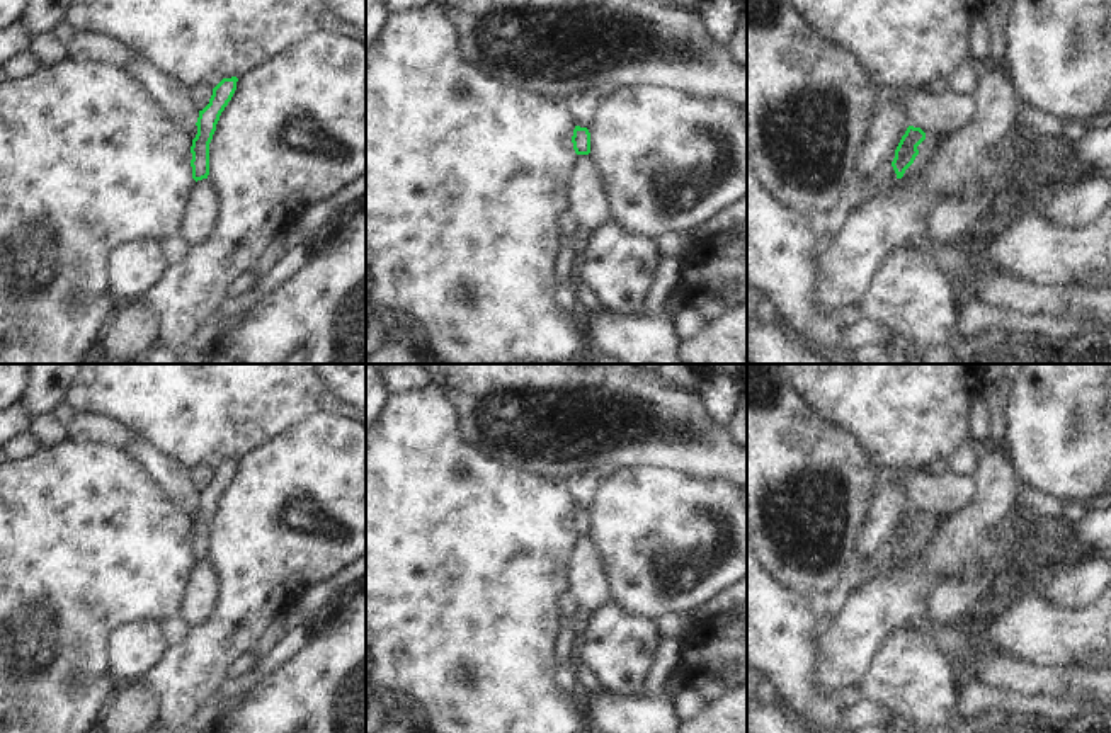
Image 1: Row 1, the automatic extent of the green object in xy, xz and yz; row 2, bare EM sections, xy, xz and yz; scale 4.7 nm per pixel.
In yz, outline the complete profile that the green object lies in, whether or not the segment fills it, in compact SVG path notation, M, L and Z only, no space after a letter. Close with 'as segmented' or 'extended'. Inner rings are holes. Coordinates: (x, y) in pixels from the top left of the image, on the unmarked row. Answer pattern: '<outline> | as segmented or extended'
M909 507L902 517L892 548L897 554L897 560L902 560L905 551L914 544L919 536L917 527L926 520L926 514L920 509Z | as segmented

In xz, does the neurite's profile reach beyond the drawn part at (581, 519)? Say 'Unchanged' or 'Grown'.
Unchanged.

